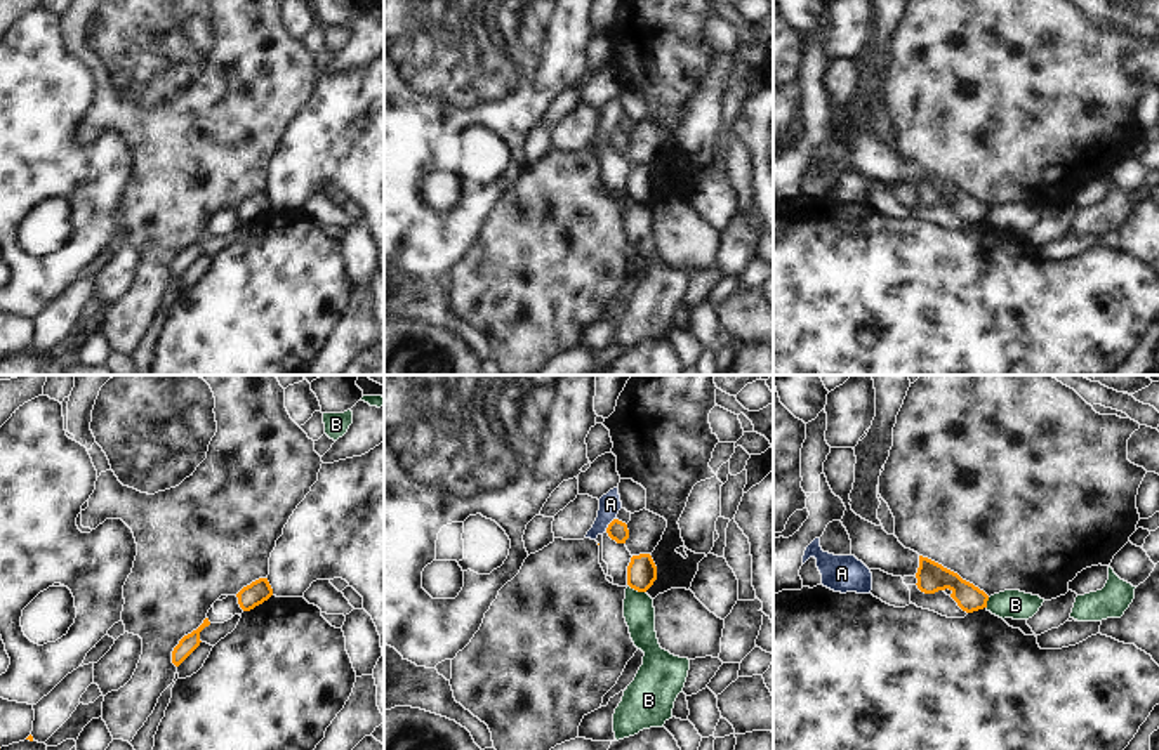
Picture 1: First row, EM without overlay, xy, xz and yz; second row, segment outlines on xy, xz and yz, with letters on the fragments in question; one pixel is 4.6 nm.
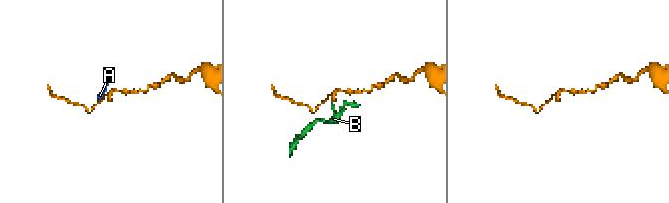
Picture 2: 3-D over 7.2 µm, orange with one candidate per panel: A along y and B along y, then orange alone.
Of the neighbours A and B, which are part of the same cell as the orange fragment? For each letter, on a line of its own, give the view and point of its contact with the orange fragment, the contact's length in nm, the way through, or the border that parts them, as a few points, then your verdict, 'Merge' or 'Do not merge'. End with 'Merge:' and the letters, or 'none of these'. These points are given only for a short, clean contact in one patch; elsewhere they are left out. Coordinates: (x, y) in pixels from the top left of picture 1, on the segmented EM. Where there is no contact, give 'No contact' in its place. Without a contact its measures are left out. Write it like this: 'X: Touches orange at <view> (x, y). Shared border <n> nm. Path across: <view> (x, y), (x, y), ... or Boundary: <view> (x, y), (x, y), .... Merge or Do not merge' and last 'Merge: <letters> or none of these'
A: Touches orange at xz (609, 525). Shared border 80 nm. Boundary: xz (615, 518), (605, 530). Do not merge
B: Touches orange at xz (636, 589). Shared border 100 nm. Boundary: xz (628, 584), (645, 592). Do not merge
Merge: none of these.

